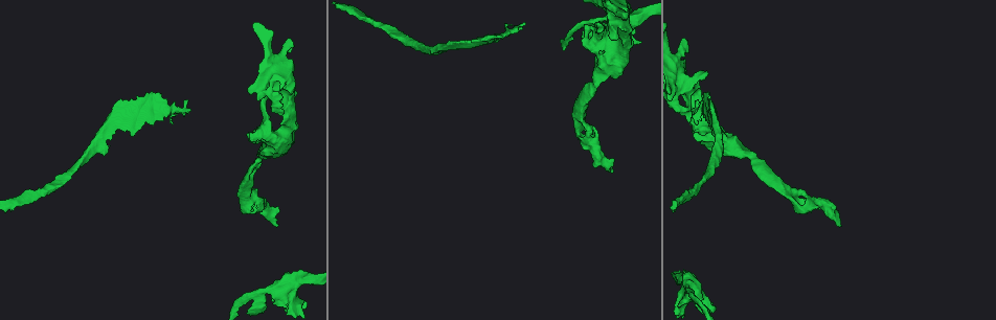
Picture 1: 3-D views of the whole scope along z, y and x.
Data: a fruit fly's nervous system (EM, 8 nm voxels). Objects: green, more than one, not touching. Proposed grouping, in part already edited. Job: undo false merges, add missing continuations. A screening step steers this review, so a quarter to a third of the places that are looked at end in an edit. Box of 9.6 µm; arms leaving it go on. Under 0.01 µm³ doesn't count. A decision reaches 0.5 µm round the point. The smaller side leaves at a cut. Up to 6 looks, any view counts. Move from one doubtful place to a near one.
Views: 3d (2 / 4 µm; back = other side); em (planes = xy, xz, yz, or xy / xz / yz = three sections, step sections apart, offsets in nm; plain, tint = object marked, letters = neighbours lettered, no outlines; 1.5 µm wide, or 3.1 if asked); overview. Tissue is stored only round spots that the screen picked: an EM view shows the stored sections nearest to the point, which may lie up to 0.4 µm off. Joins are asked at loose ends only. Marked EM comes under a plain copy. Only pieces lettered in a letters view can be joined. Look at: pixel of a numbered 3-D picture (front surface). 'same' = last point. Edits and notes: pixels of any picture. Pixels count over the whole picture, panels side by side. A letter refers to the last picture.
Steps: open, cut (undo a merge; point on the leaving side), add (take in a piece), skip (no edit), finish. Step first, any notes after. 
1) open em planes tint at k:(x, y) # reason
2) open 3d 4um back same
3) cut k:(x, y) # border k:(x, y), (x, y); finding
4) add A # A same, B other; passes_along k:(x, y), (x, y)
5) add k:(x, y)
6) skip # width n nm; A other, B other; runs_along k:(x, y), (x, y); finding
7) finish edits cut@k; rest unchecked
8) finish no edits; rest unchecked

open em xy step 4 tint at 1:(260, 291)

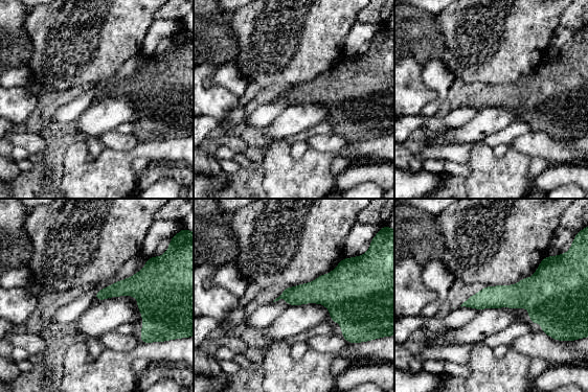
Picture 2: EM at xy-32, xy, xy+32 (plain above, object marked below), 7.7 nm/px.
open em planes letters same

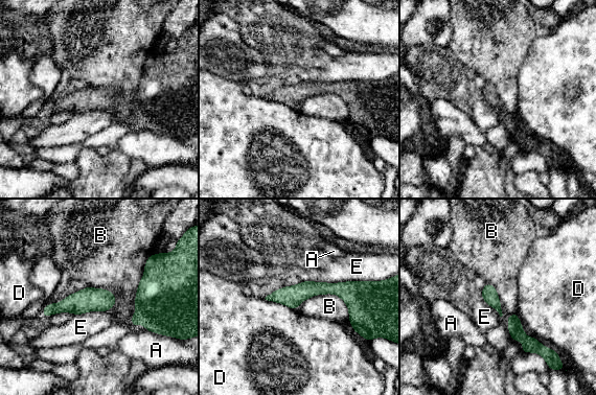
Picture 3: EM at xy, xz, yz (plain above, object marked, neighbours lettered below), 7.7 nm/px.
skip # longest_contact B 500 nm; A other, B other, D other, E other; continuous, no second neuron

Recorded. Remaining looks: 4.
open em yz step 8 tint at 1:(580, 120) # branch point

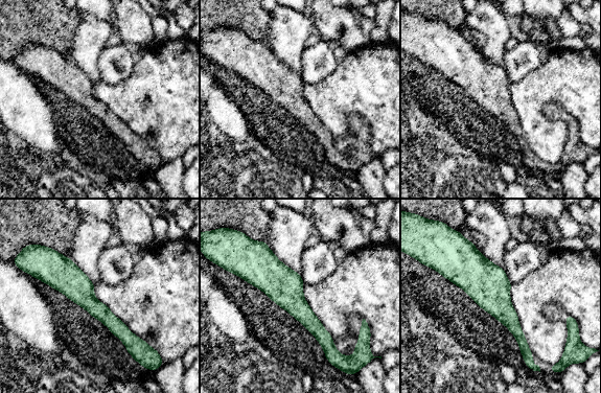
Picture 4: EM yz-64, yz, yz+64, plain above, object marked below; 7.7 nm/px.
open em planes letters same # cut it another way

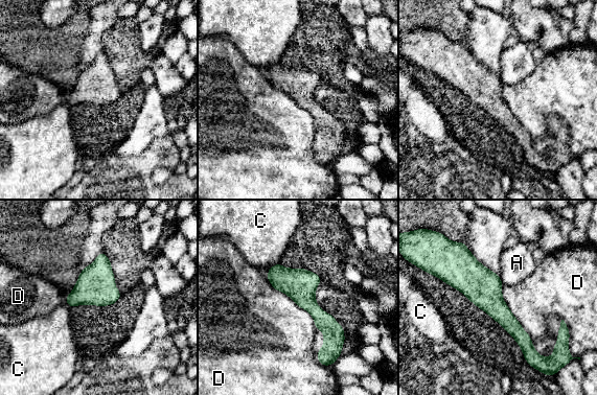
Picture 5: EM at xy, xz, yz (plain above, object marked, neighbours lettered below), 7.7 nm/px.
skip # longest_contact D 550 nm; A other, C other, D other; all the same neuron

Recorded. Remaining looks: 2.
open em xz step 4 letters at 1:(683, 38) # an open end

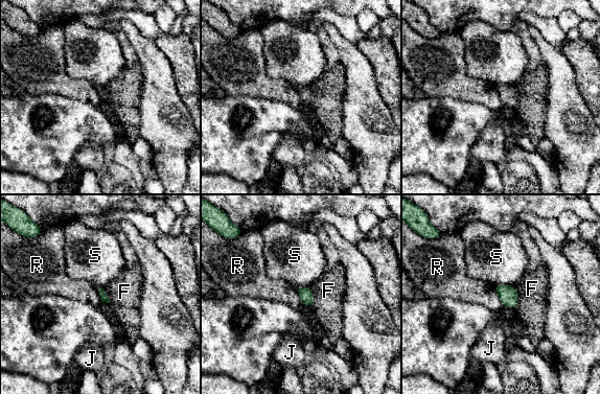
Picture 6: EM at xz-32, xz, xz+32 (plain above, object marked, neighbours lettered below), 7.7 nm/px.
open em xy step 4 letters same

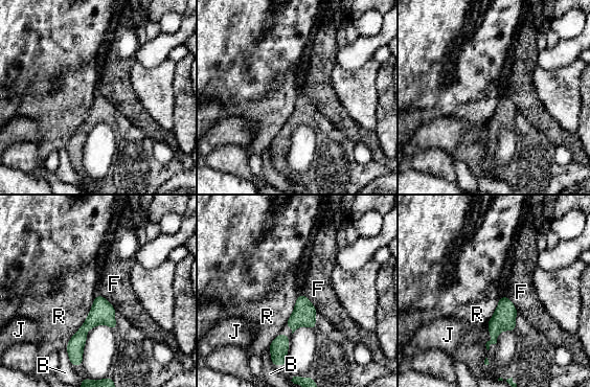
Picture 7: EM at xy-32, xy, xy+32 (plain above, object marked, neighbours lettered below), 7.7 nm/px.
skip # width 160 nm; B other, F other, J other, R other; border 7:(97, 294), (86, 320), (65, 346); none of them fits

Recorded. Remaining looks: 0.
finish no edits; rest unchecked

